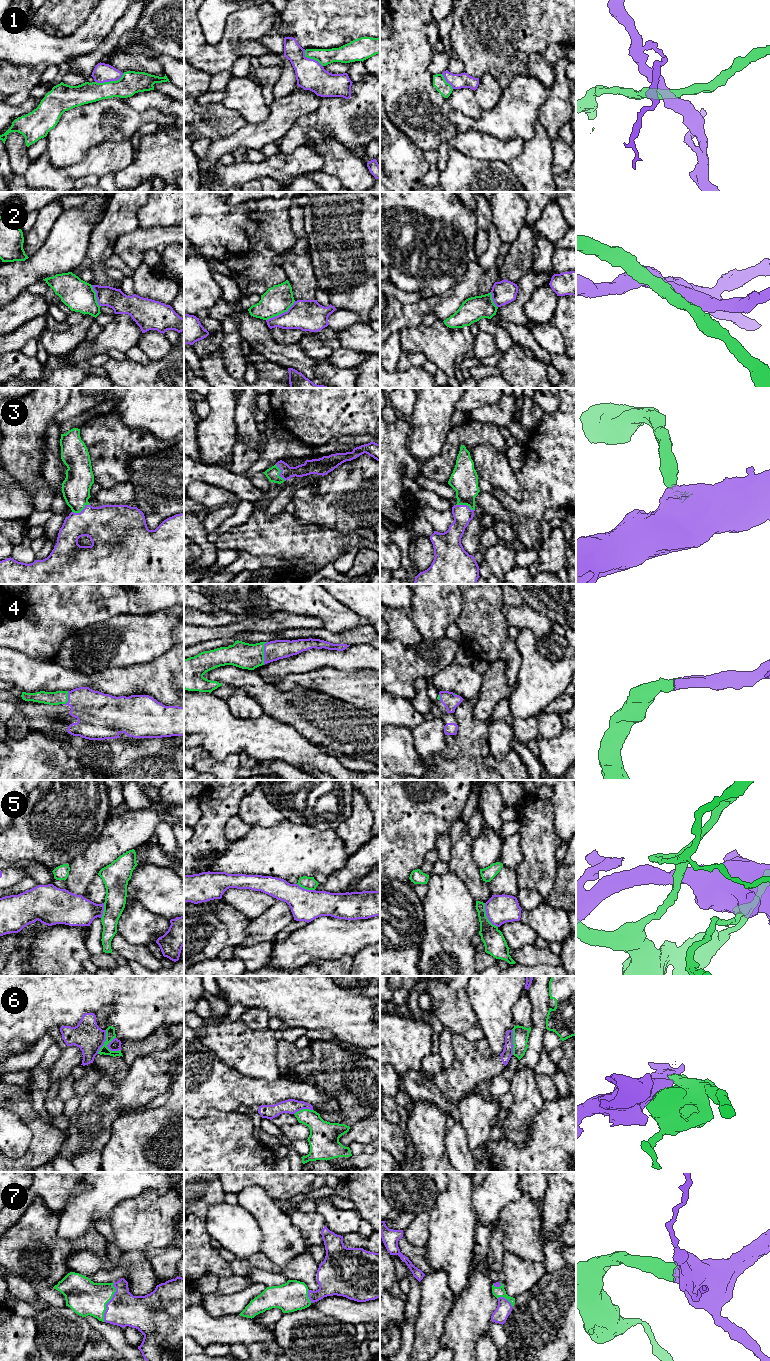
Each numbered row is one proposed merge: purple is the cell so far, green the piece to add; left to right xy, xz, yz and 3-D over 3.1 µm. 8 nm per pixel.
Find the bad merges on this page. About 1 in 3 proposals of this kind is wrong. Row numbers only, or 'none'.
1, 2, 5, 6

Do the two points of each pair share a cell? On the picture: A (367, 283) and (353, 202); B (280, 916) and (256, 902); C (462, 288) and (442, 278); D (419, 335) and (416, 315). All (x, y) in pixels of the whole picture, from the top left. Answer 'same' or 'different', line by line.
A: different
B: different
C: different
D: different

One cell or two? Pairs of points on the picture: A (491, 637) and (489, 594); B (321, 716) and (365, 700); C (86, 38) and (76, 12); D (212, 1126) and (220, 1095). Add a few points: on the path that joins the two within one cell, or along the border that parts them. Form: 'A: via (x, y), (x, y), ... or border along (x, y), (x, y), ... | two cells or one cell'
A: via (492, 626), (492, 605) | one cell
B: border along (330, 695), (369, 712) | two cells
C: border along (93, 10), (74, 31), (64, 36) | two cells
D: border along (236, 1111), (211, 1109), (194, 1118) | two cells

